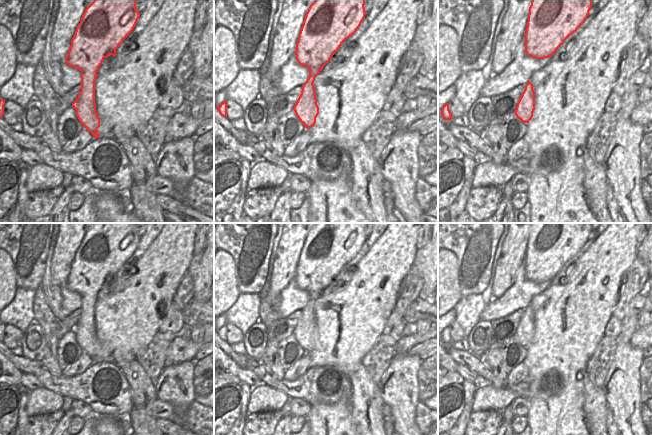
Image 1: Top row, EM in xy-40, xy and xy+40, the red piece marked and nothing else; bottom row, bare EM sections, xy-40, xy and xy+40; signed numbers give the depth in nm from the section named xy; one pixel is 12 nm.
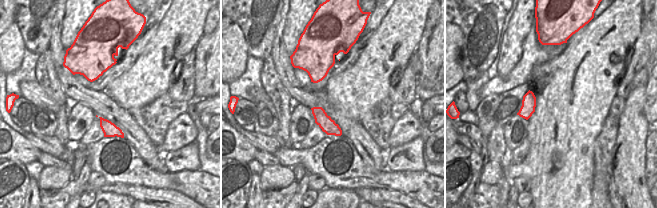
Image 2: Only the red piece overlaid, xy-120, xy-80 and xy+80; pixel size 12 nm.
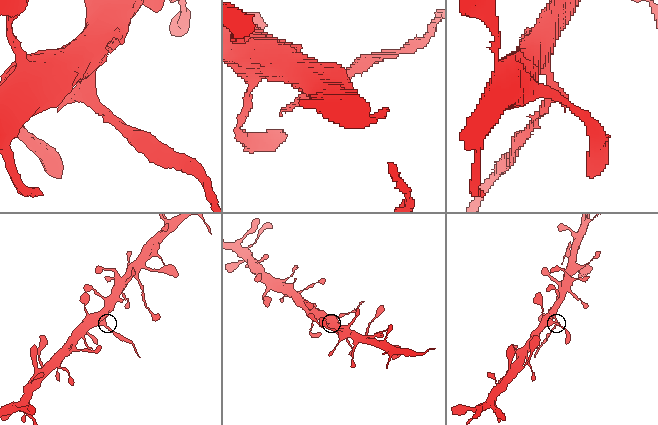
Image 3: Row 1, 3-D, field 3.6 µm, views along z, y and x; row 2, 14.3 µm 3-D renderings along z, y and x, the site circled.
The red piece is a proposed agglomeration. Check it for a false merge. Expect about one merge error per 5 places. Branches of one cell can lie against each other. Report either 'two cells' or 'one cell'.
one cell

